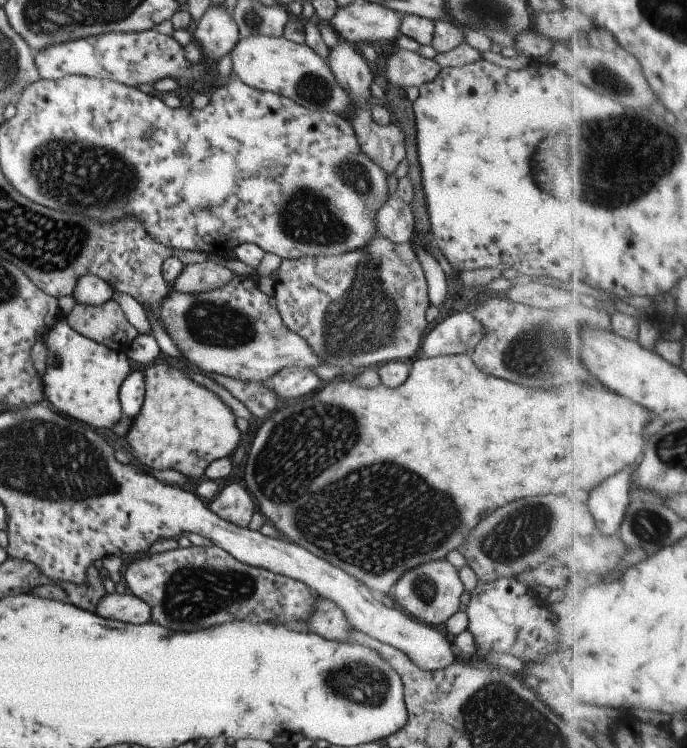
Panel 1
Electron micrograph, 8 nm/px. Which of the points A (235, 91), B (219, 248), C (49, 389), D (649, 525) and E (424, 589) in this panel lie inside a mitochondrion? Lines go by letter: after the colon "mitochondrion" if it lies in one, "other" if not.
A: other
B: other
C: other
D: mitochondrion
E: mitochondrion

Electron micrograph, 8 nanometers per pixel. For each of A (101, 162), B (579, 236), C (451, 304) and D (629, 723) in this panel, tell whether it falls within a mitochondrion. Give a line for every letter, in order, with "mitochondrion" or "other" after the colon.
A: mitochondrion
B: other
C: other
D: other

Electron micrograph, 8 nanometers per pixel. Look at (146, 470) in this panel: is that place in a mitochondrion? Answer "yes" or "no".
no

